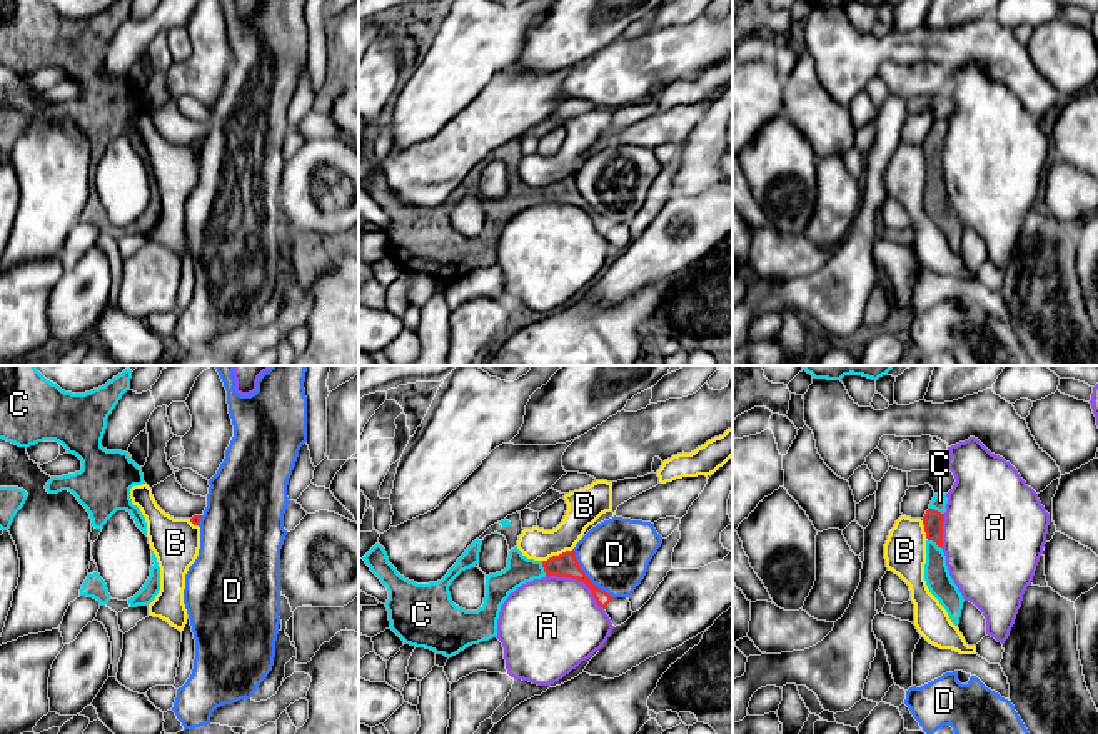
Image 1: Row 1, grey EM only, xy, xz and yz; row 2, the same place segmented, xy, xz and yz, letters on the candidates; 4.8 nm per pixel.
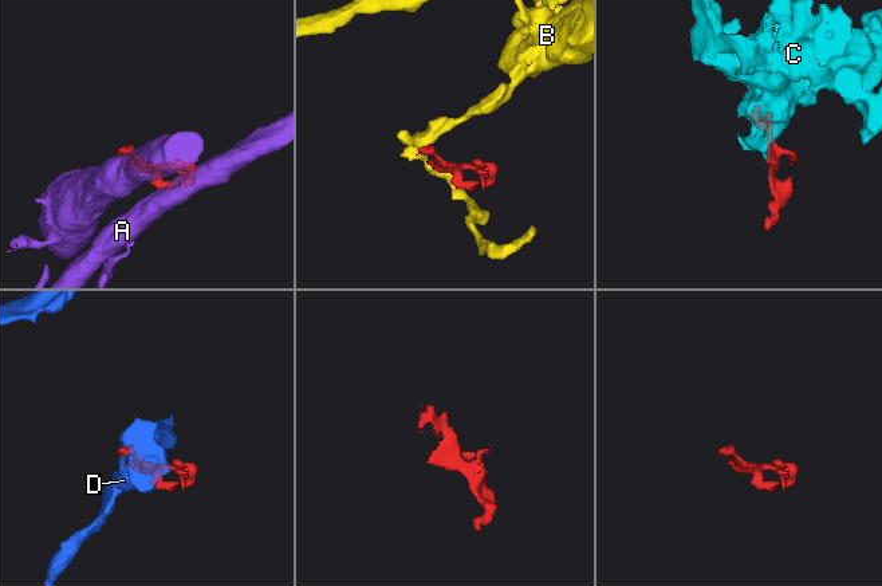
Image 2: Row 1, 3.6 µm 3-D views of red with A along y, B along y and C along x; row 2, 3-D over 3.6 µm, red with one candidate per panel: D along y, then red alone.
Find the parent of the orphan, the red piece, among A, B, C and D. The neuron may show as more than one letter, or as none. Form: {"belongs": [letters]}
{"belongs": ["C"]}

